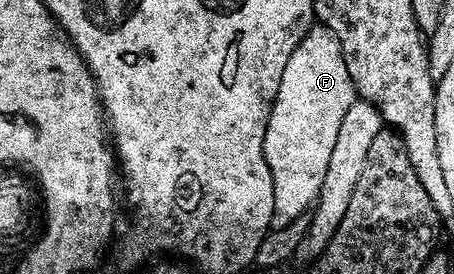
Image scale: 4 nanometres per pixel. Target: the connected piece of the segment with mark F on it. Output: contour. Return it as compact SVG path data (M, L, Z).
M311 25L296 51L292 51L288 67L284 67L264 135L264 159L268 159L272 171L275 226L288 225L303 216L322 196L324 171L328 171L336 135L340 135L340 123L355 99L354 85L348 67L344 67L336 35L328 27Z

